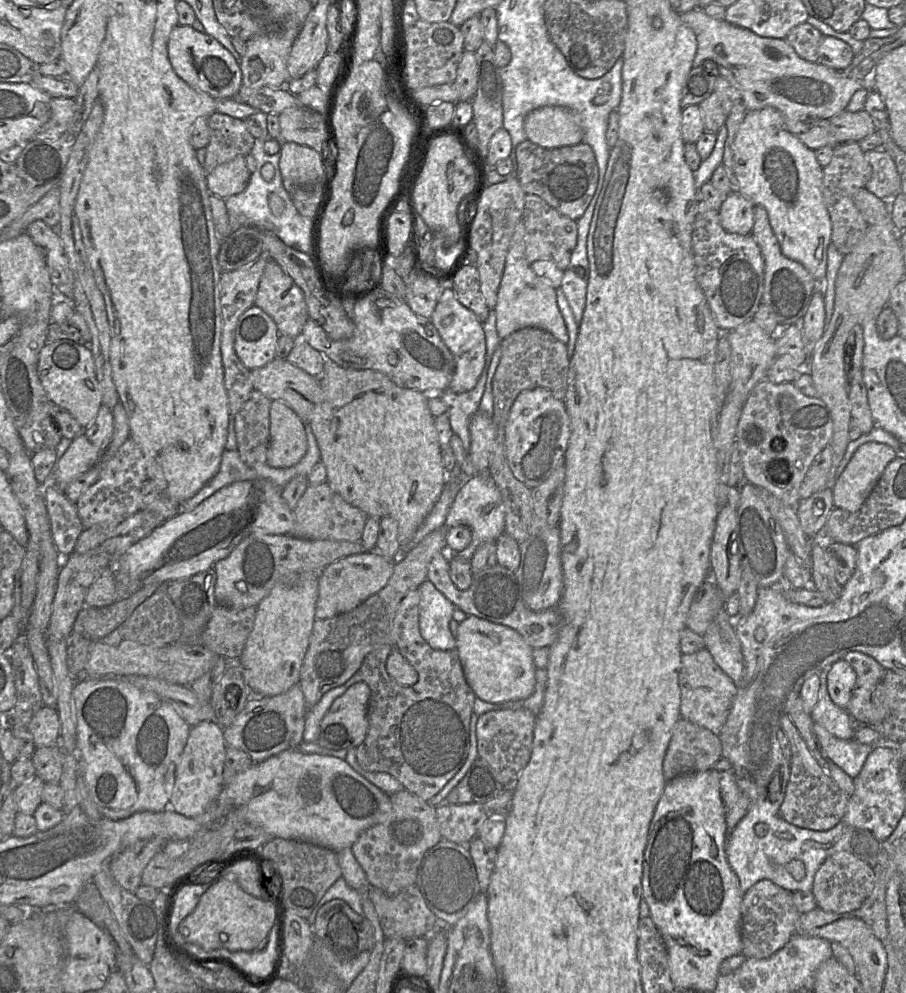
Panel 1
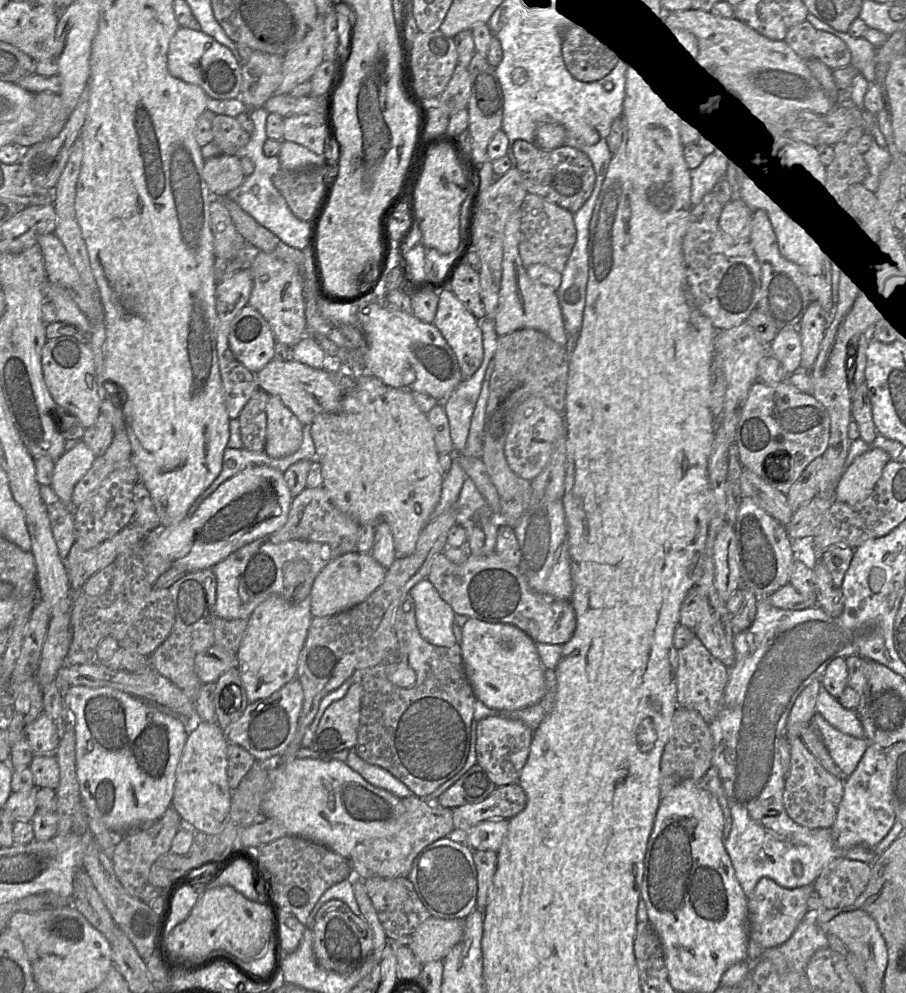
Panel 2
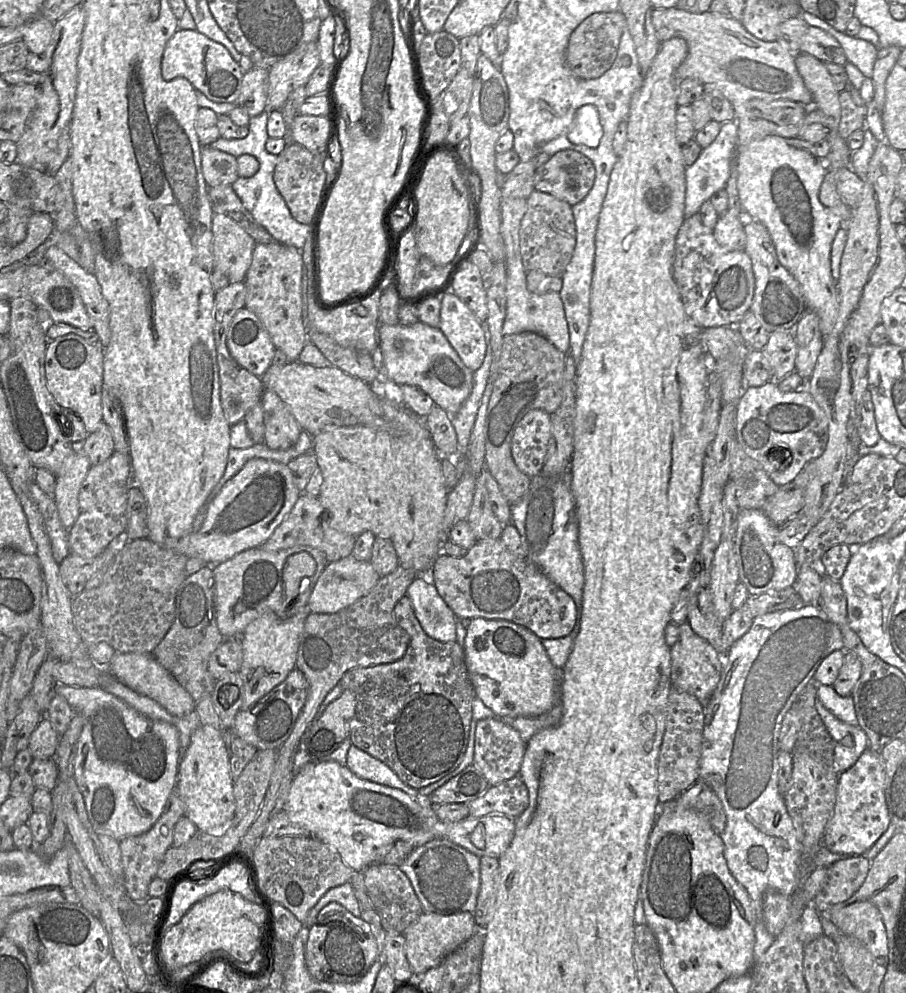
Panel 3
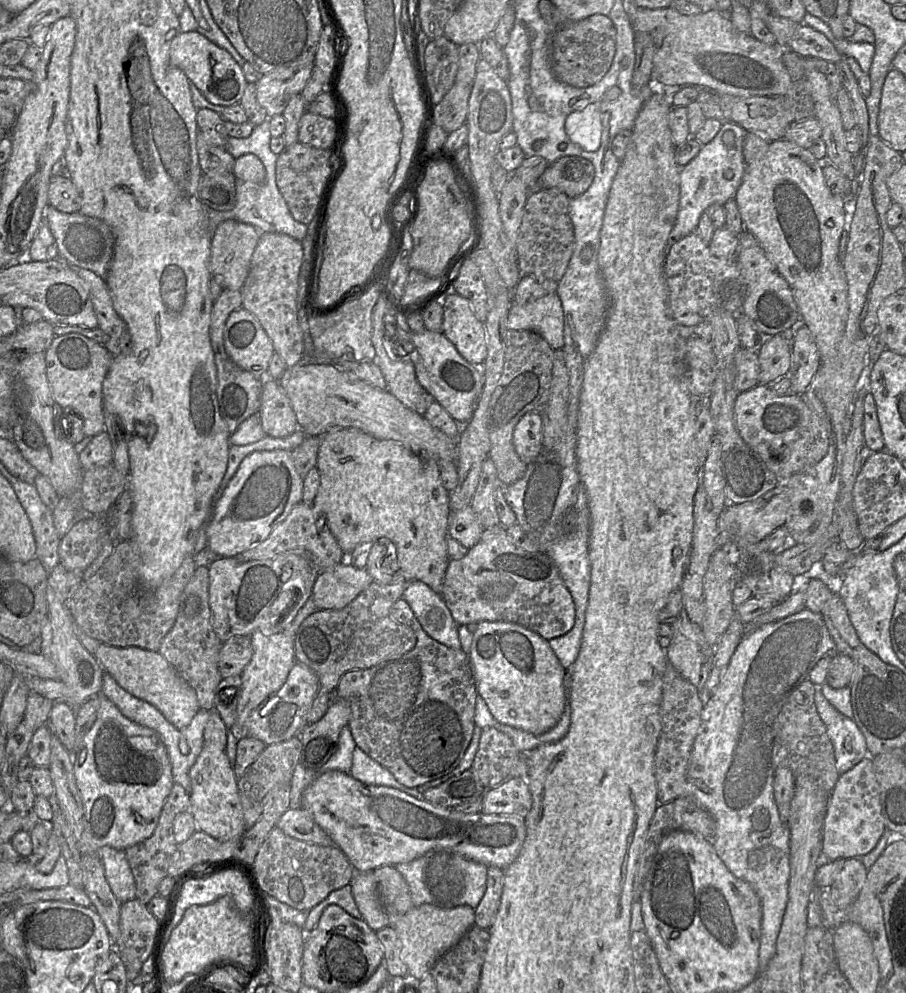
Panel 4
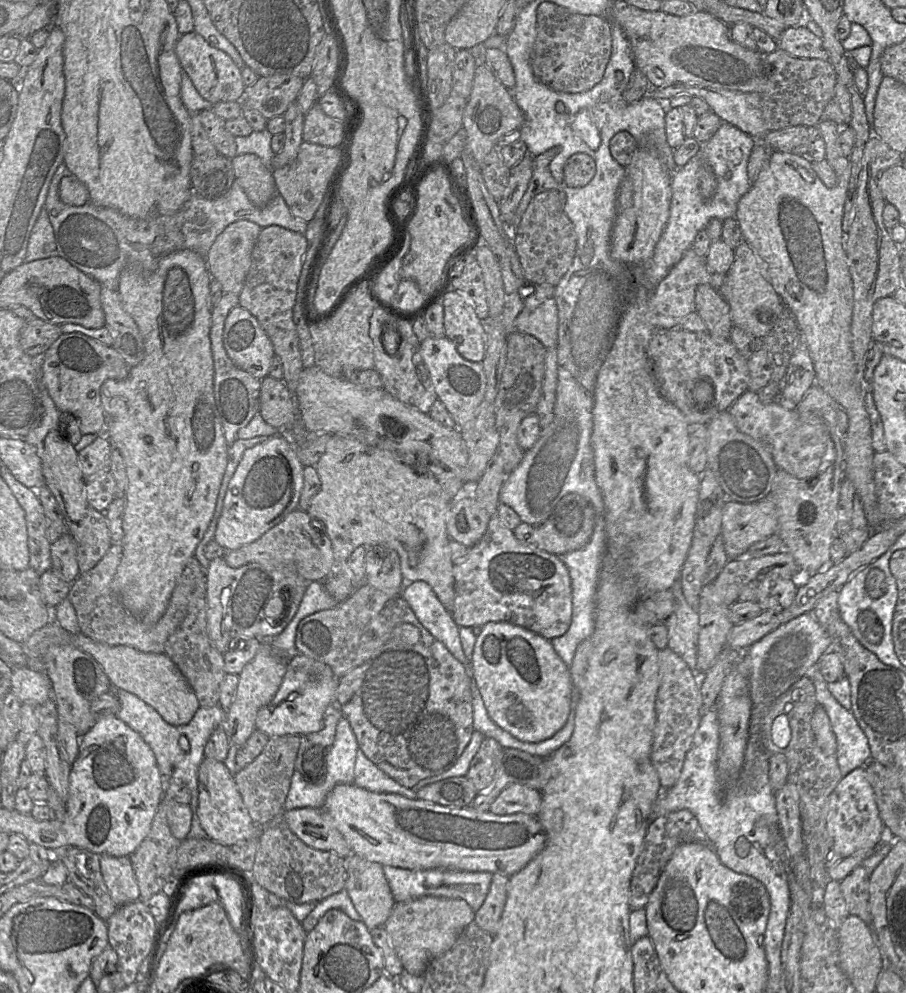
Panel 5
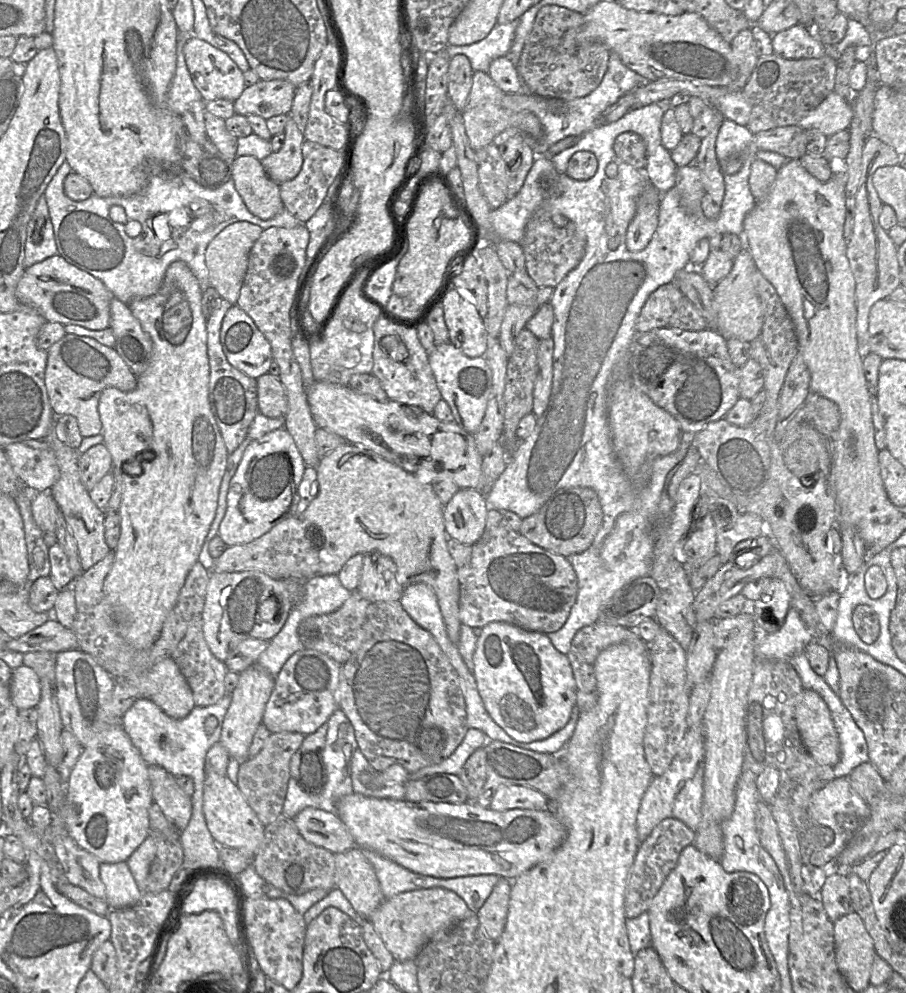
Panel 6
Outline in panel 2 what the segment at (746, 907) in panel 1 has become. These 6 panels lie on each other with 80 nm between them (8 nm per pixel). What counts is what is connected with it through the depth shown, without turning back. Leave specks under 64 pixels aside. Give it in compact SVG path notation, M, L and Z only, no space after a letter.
M761 878L752 895L747 897L748 939L763 949L774 948L785 943L806 915L807 901L813 891L813 885L787 889L780 887L769 878Z

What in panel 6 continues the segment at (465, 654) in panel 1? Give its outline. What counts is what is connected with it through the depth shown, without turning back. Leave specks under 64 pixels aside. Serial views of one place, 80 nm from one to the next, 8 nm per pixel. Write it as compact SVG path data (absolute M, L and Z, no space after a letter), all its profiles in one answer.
M492 622L482 629L474 653L473 675L484 707L493 721L513 739L531 743L544 740L569 721L576 705L576 682L568 654L560 653L549 637L504 622Z

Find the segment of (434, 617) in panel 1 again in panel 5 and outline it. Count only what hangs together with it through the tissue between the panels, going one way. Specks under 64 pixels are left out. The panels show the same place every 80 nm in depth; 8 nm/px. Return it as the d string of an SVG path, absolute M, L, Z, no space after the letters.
M424 581L405 583L401 597L407 602L420 624L468 670L466 658L459 638L459 627L440 603L431 587Z

